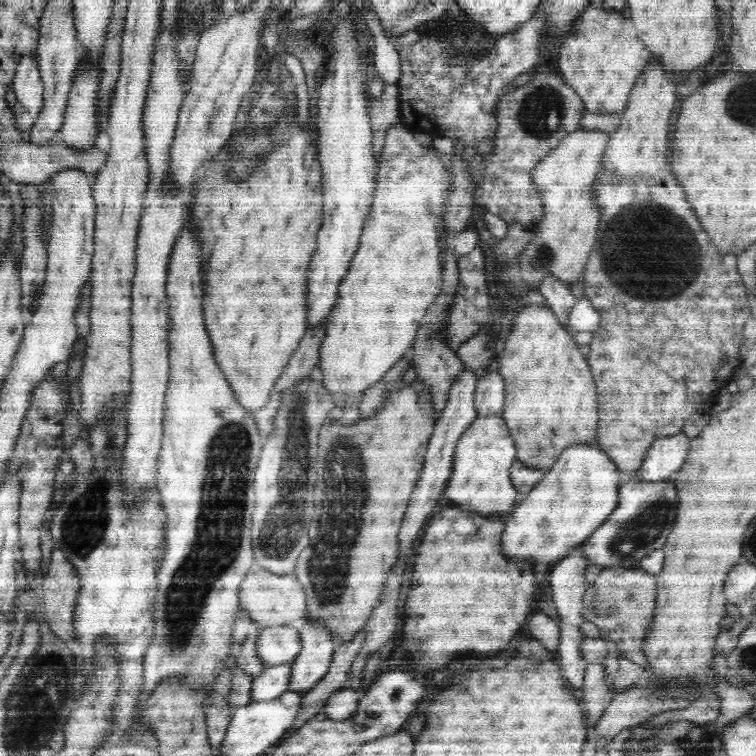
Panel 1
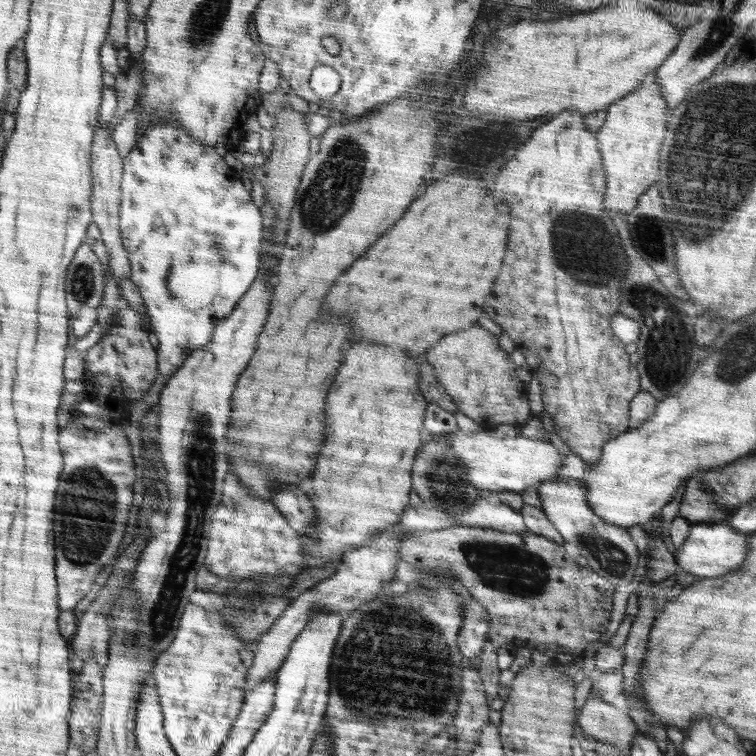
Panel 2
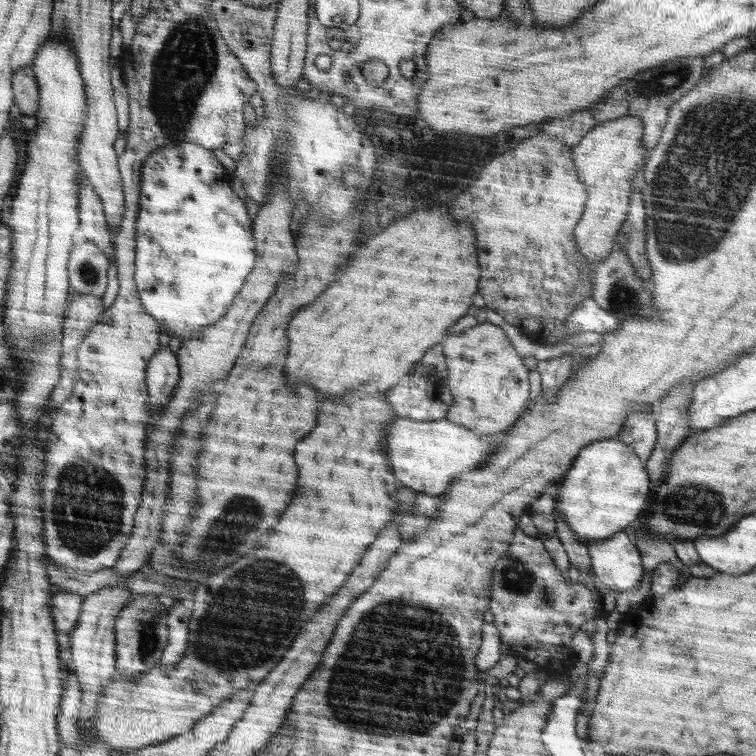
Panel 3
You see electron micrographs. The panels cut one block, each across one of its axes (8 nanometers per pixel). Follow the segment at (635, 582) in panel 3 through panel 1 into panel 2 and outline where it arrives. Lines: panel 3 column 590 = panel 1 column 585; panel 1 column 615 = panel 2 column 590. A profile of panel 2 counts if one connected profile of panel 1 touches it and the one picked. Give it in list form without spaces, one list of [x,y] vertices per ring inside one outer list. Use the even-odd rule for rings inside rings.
[[[557,479],[544,481],[538,487],[542,502],[540,508],[558,530],[563,542],[572,544],[578,550],[578,554],[586,558],[587,568],[593,569],[617,586],[628,586],[636,576],[638,547],[627,529],[602,520],[590,510],[590,504],[586,502],[588,490],[583,481]]]

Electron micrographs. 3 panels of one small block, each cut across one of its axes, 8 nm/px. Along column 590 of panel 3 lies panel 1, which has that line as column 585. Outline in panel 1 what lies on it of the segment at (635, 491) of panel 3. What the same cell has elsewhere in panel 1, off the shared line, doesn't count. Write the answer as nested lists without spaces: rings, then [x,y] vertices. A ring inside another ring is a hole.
[[[578,443],[573,445],[572,447],[565,448],[562,451],[562,454],[559,456],[558,460],[554,462],[554,466],[550,468],[550,470],[546,471],[542,480],[527,492],[526,496],[523,498],[519,498],[516,502],[511,514],[507,517],[508,522],[506,522],[506,530],[504,530],[504,534],[502,534],[502,548],[504,548],[504,552],[506,552],[506,556],[510,556],[512,560],[524,560],[524,563],[528,564],[537,564],[540,562],[546,563],[551,567],[558,563],[560,560],[564,559],[568,554],[572,553],[578,546],[588,540],[590,536],[592,536],[592,532],[598,528],[600,524],[604,524],[606,518],[610,516],[614,510],[616,510],[616,506],[618,506],[618,500],[620,500],[620,495],[618,495],[618,486],[622,482],[622,476],[620,474],[620,470],[617,466],[612,462],[612,459],[606,455],[604,451],[598,444],[584,444]]]

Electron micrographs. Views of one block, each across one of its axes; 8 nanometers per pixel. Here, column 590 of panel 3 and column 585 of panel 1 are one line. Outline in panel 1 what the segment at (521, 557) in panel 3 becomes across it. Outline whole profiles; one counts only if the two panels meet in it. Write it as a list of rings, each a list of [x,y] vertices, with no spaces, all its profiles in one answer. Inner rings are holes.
[[[640,568],[604,569],[596,578],[596,584],[589,588],[583,596],[582,618],[600,628],[600,639],[608,638],[608,641],[615,642],[620,654],[624,652],[624,656],[634,664],[646,666],[646,655],[642,650],[654,620],[657,578]]]

